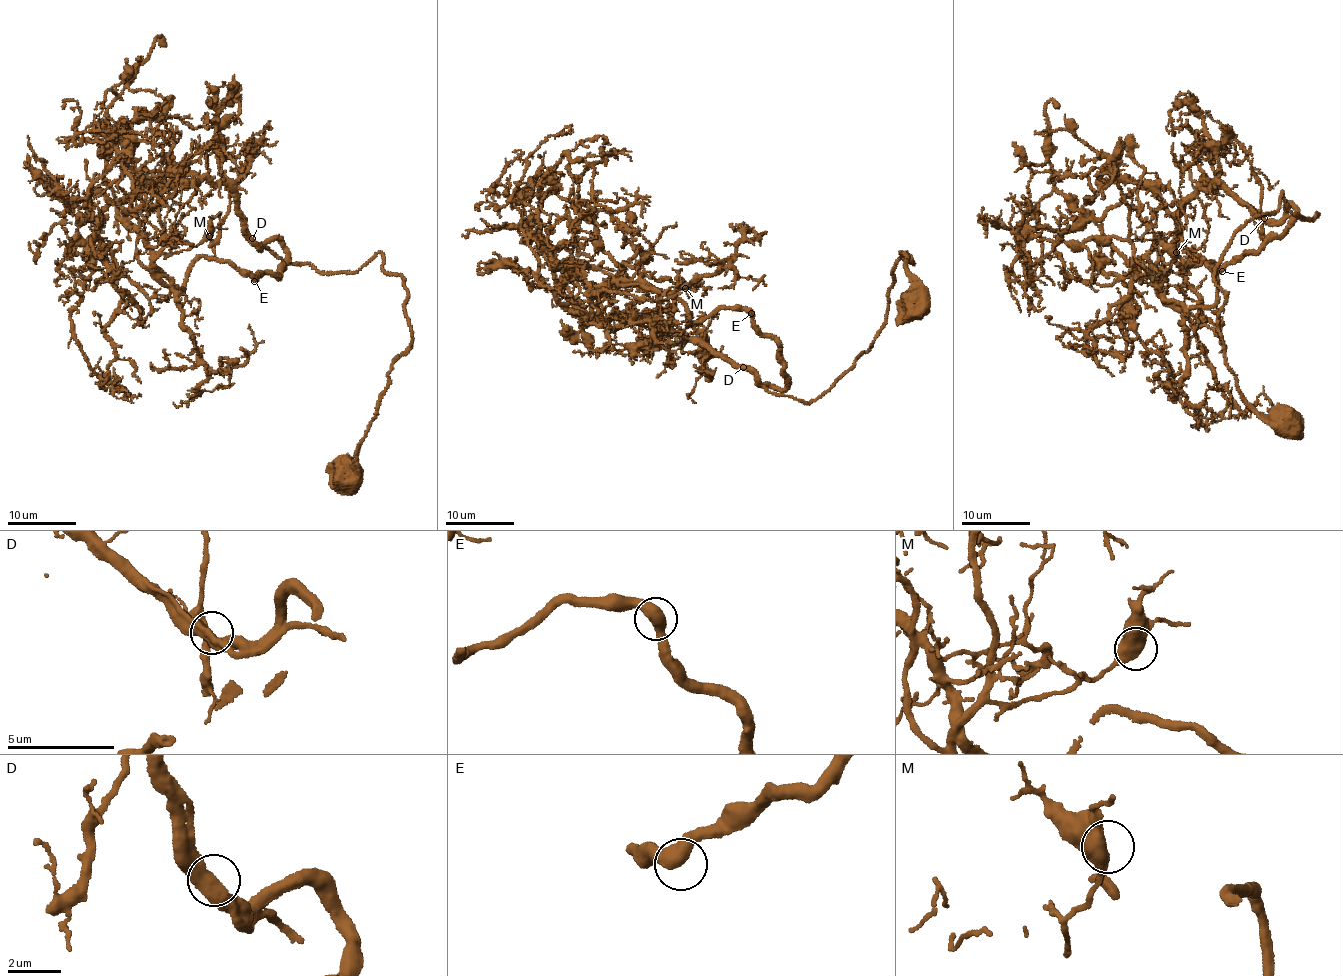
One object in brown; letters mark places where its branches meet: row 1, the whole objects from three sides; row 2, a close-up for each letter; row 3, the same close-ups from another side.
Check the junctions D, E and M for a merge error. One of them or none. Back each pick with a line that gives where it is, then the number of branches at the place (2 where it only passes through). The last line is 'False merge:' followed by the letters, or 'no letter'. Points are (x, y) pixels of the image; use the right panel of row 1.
False merge: no letter

